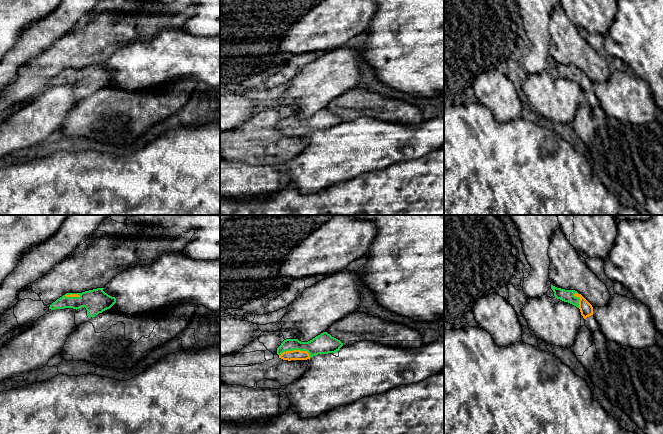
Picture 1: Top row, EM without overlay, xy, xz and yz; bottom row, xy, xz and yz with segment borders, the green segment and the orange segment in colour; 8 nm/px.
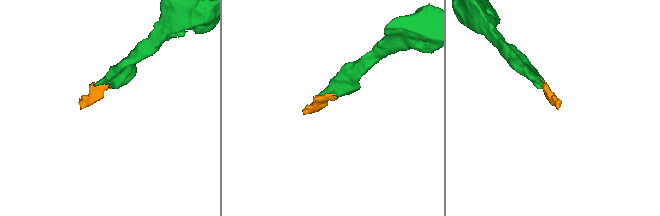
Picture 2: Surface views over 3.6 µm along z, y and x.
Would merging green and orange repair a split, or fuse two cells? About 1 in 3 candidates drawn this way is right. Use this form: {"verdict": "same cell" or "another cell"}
{"verdict": "same cell"}

